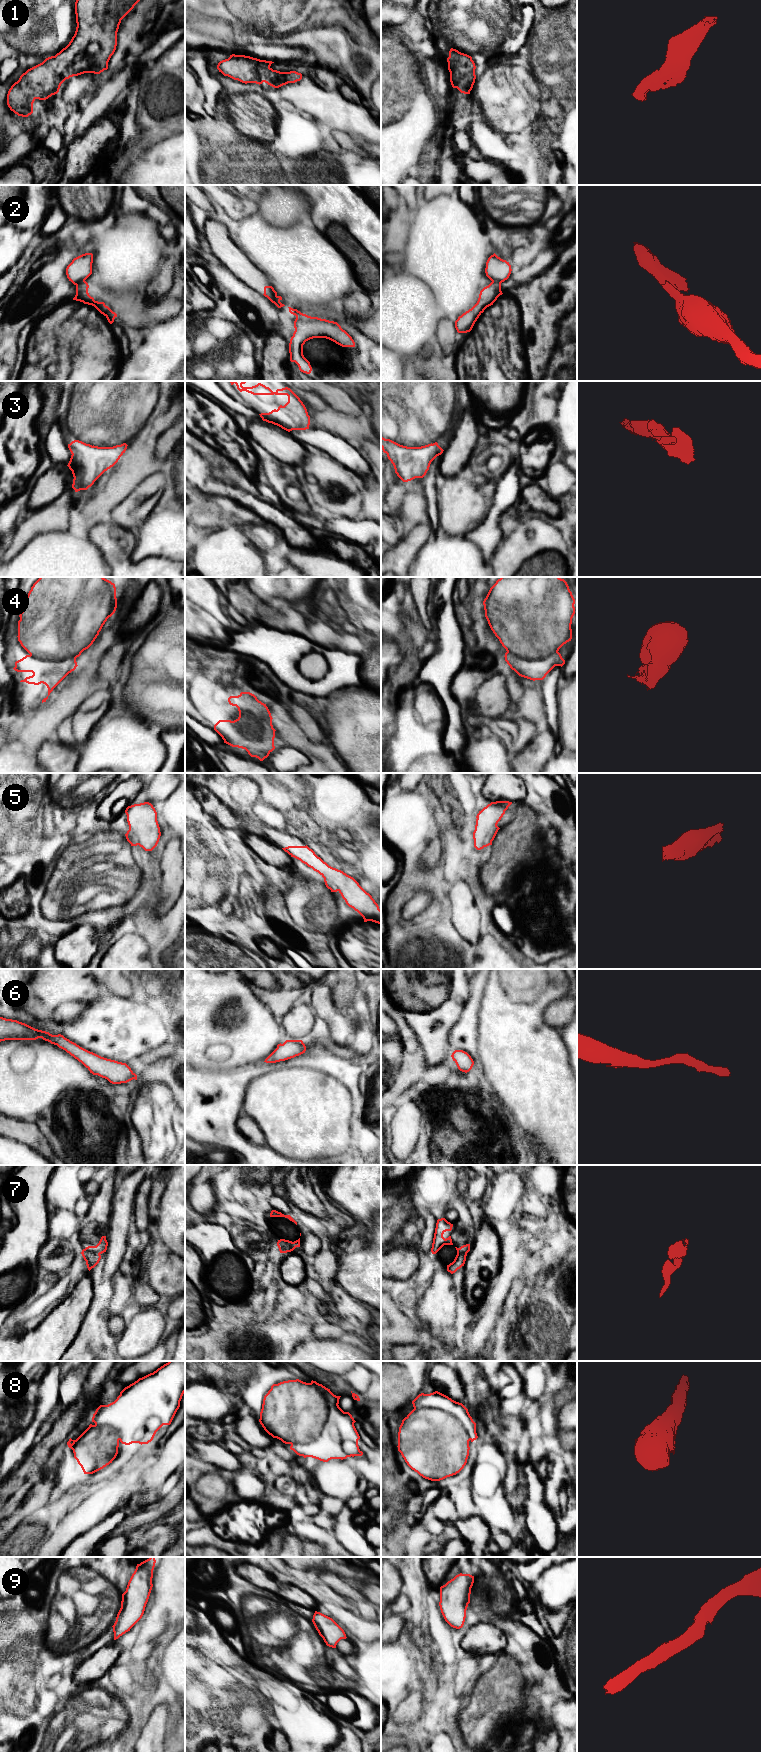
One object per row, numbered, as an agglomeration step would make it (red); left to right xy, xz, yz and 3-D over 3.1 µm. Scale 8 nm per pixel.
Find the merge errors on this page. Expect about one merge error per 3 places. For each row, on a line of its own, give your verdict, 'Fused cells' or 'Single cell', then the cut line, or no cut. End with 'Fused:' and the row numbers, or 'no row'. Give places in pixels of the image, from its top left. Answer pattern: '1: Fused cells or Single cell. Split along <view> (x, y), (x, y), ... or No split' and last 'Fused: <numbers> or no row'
1: Single cell. No split
2: Fused cells. Split along xy (84, 280), (76, 285)
3: Single cell. No split
4: Single cell. No split
5: Single cell. No split
6: Single cell. No split
7: Single cell. No split
8: Single cell. No split
9: Single cell. No split
Fused: 2

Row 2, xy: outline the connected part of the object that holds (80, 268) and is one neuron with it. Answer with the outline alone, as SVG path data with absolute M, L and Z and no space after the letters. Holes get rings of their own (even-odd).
M85 253L72 260L66 268L66 275L74 285L85 281L92 274L93 254Z

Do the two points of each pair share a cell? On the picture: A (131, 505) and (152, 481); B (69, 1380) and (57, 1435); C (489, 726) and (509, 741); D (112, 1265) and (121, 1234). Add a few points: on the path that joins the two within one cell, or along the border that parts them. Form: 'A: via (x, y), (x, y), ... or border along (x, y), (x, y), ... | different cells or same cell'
A: via (135, 499), (147, 487) | same cell
B: border along (77, 1400), (64, 1409) | different cells
C: via (494, 729), (504, 736) | same cell
D: via (114, 1257), (117, 1242) | same cell

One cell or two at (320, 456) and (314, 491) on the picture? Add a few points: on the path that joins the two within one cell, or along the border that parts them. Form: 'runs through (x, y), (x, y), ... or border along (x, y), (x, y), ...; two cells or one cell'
runs through (318, 465), (318, 475), (315, 482); one cell

